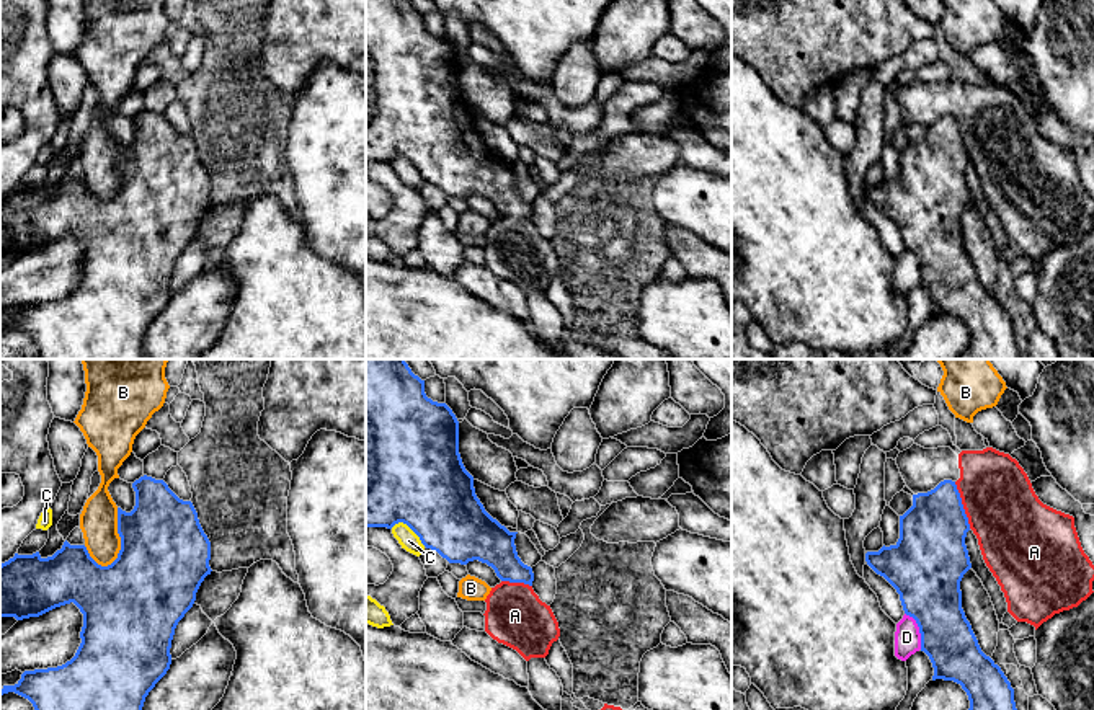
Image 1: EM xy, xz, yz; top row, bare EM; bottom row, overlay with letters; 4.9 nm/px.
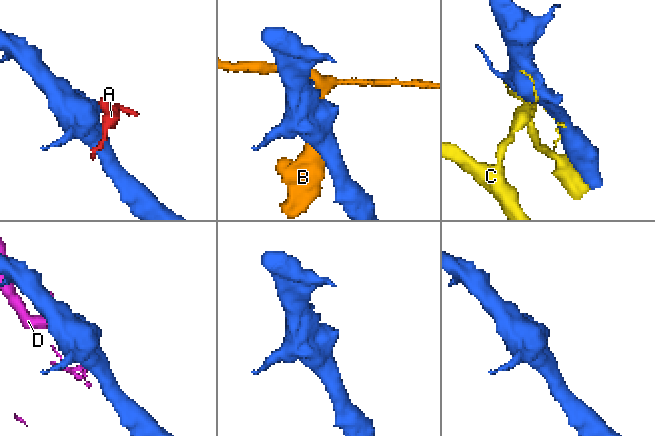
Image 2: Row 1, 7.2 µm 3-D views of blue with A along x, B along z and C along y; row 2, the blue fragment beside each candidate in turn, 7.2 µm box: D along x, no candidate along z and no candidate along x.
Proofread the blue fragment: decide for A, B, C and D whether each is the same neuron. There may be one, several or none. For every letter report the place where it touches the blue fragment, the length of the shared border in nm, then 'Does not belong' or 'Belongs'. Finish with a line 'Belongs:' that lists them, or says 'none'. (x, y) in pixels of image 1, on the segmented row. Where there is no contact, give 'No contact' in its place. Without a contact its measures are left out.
A: Touches blue at yz (962, 505). Shared border 240 nm. Does not belong
B: Touches blue at xy (121, 541). Shared border 300 nm. Does not belong
C: Touches blue at xz (409, 526). Shared border 200 nm. Does not belong
D: Touches blue at yz (920, 630). Shared border 200 nm. Does not belong
Belongs: none

